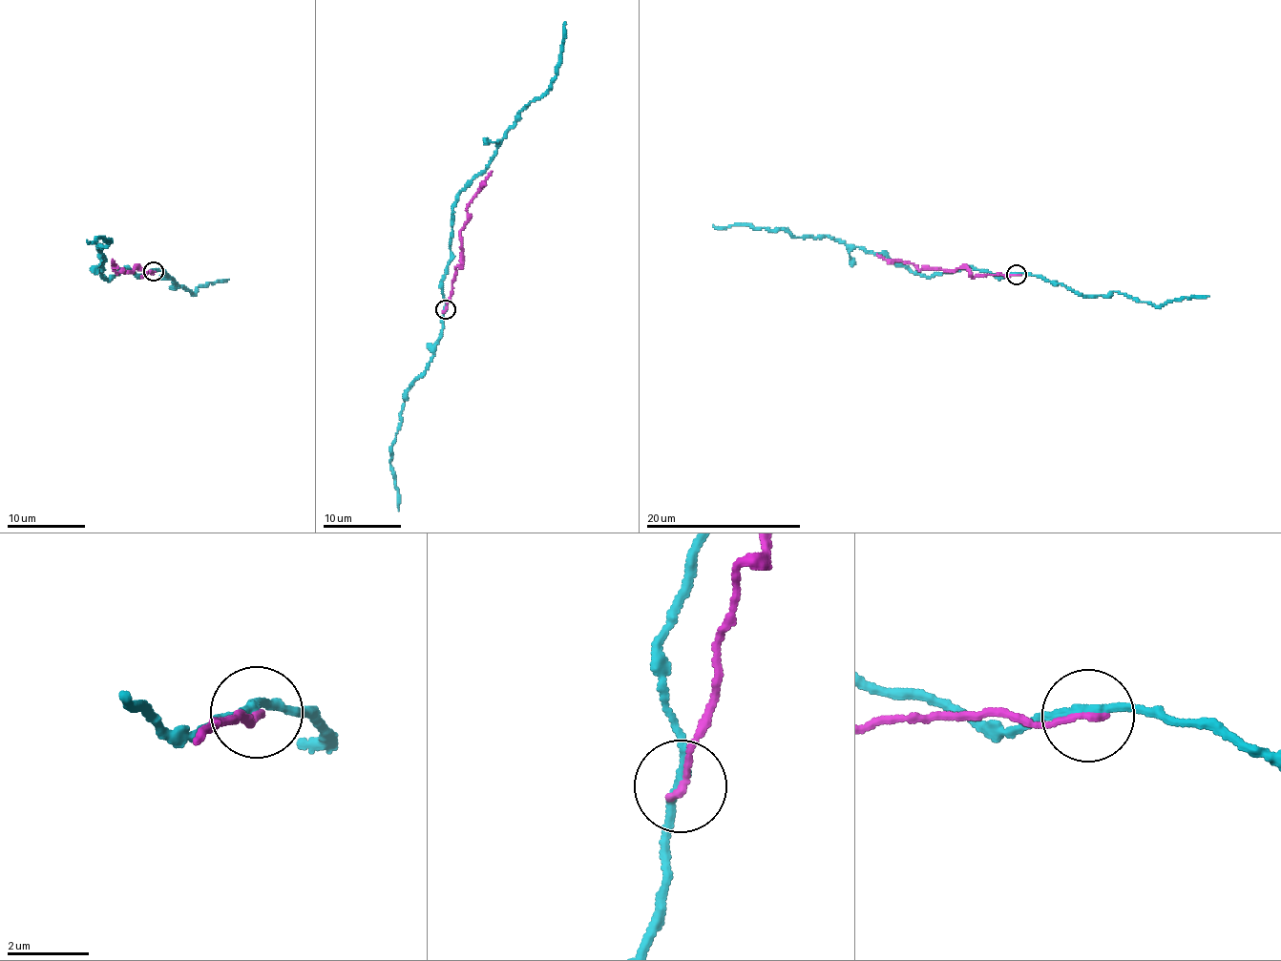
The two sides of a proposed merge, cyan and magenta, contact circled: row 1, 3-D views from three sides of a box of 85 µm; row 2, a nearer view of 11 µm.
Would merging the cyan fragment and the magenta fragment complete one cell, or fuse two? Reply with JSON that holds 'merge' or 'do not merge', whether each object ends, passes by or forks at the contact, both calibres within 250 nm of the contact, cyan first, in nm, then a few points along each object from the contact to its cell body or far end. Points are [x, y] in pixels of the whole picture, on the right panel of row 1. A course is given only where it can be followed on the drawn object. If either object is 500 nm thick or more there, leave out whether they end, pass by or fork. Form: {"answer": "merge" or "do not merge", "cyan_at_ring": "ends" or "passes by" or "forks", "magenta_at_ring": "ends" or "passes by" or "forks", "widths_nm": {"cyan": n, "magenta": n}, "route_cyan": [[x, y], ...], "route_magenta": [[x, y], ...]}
{"answer": "do not merge", "cyan_at_ring": "passes by", "magenta_at_ring": "ends", "widths_nm": {"cyan": 200, "magenta": 180}, "route_cyan": [[1016, 275], [961, 267], [930, 277], [914, 274], [879, 253], [828, 237], [713, 224]], "route_magenta": [[1016, 275], [969, 274], [965, 268], [916, 269], [907, 261], [888, 261], [876, 253]]}

